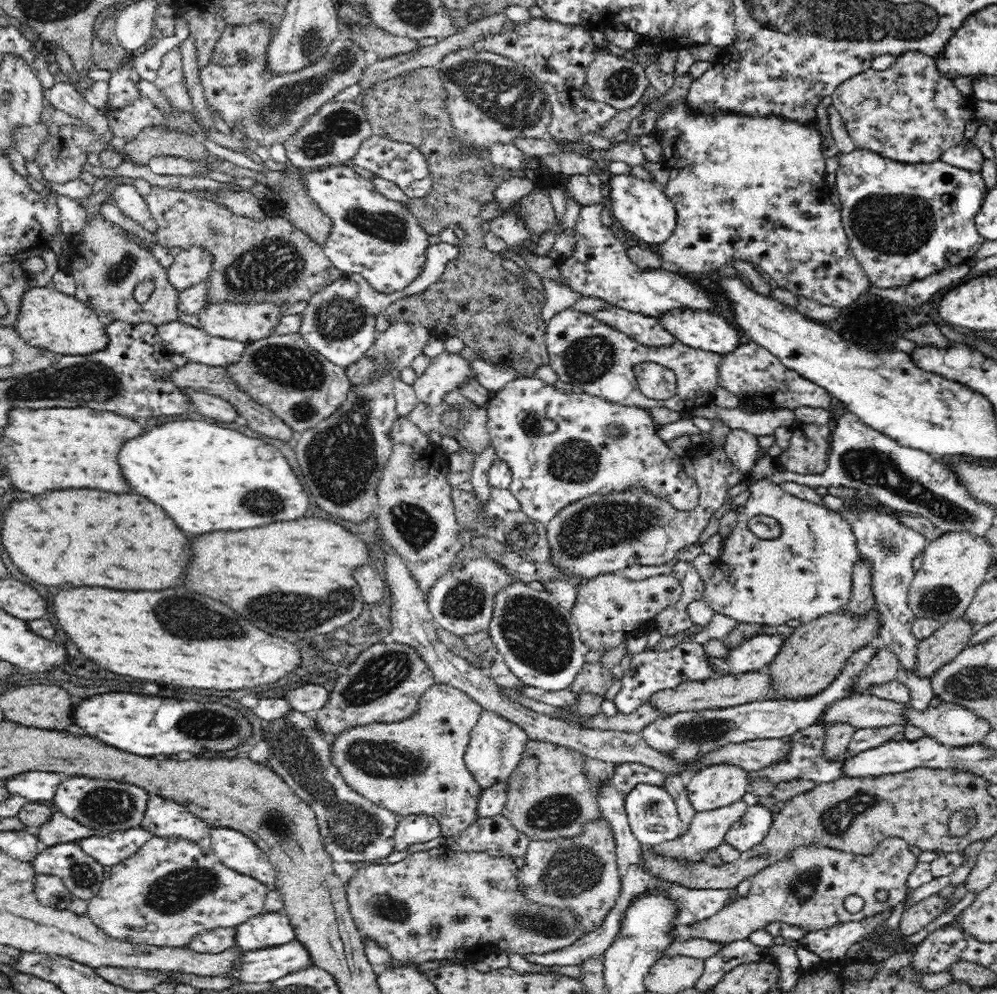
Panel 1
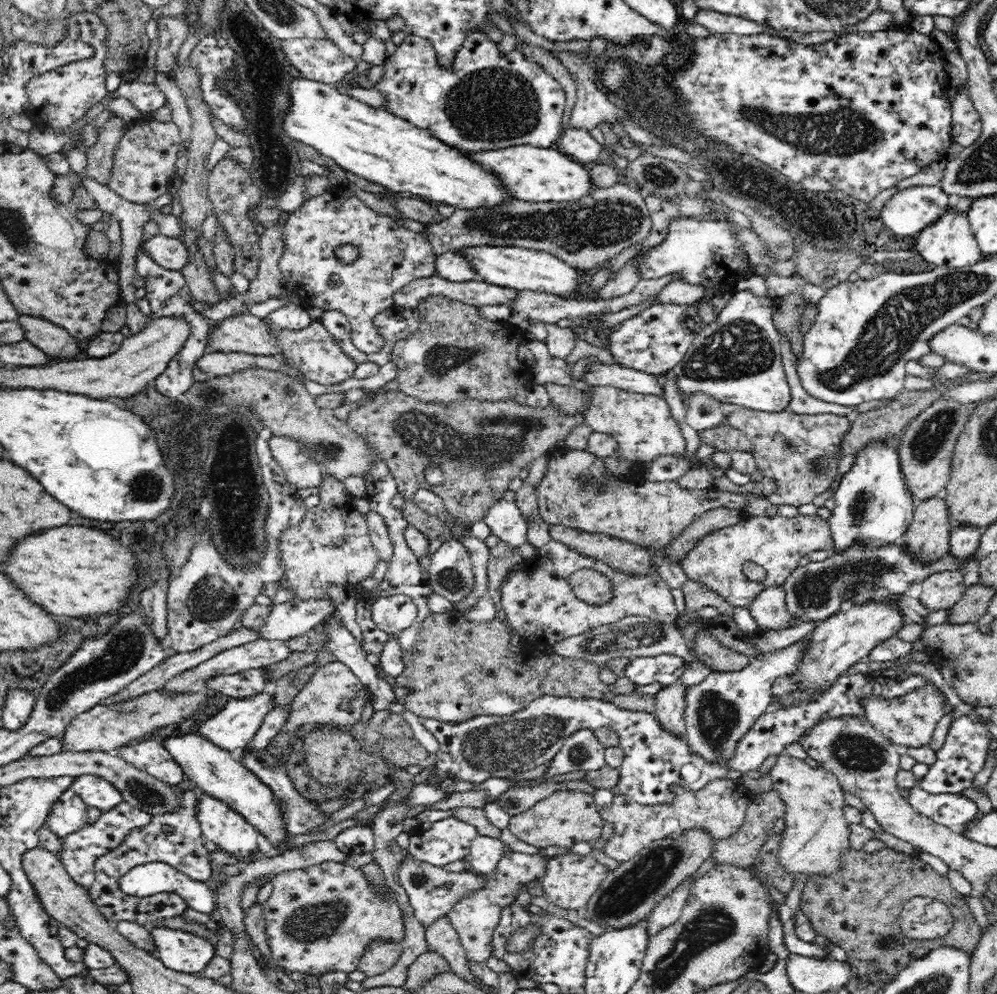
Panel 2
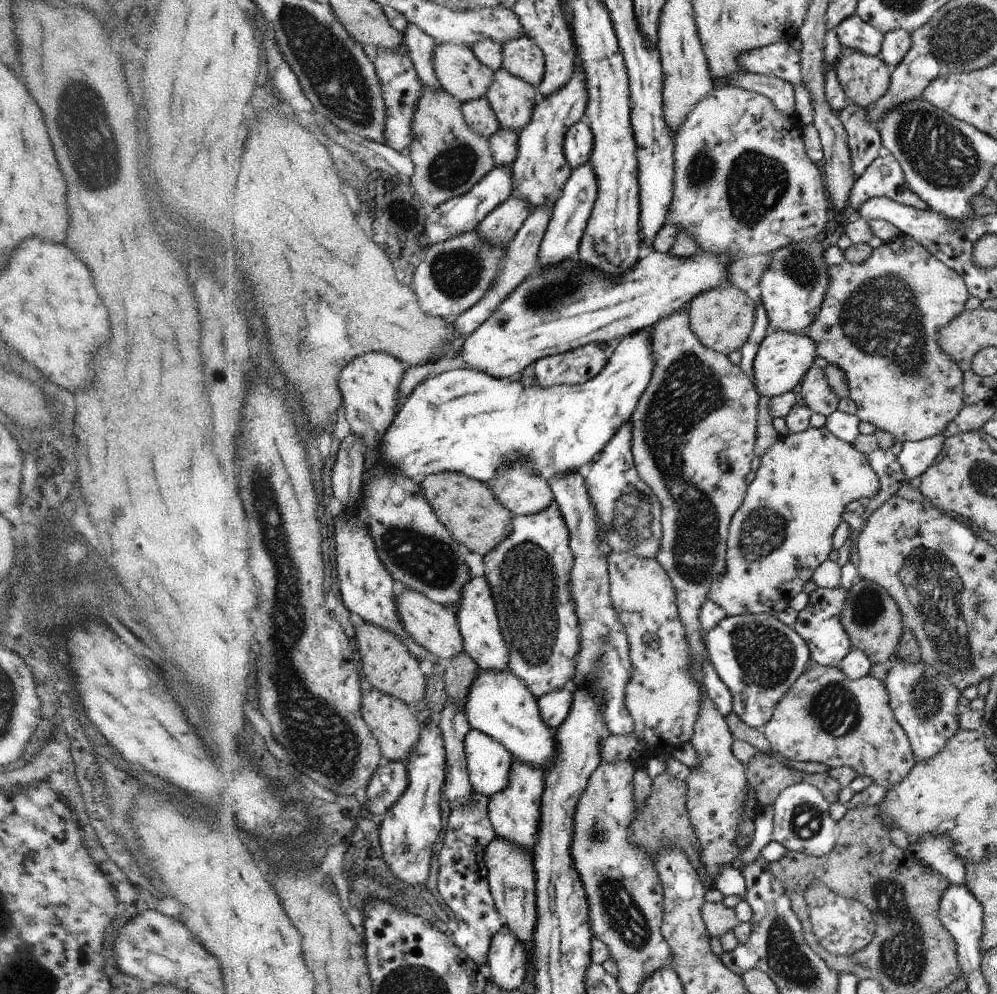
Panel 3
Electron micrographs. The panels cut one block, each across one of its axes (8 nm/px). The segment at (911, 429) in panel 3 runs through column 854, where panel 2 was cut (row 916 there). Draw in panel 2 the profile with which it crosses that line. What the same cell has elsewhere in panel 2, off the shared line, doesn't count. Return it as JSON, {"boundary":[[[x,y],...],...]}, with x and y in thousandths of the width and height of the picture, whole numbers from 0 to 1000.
{"boundary":[[[325,867],[305,874],[283,876],[272,884],[273,898],[262,909],[267,927],[266,939],[275,972],[289,979],[321,982],[329,978],[355,978],[371,948],[388,946],[401,949],[405,944],[405,923],[395,898],[387,889],[373,890],[362,874],[343,867]]]}

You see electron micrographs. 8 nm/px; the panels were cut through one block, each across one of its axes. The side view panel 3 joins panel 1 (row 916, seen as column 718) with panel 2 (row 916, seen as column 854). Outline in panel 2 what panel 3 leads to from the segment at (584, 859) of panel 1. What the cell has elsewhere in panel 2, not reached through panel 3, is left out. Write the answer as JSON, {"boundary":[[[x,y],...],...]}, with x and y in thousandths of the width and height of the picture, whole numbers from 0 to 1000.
{"boundary":[[[517,856],[508,858],[508,861],[499,867],[499,872],[495,879],[483,879],[485,884],[487,884],[487,891],[481,893],[481,895],[471,897],[467,903],[463,903],[459,909],[455,909],[455,913],[447,920],[450,930],[453,931],[453,934],[457,935],[457,940],[461,943],[461,948],[465,951],[466,958],[471,966],[485,968],[487,964],[495,962],[495,952],[491,952],[491,948],[493,948],[493,938],[495,938],[495,934],[499,934],[499,926],[503,926],[504,913],[517,909],[520,893],[524,889],[528,889],[528,887],[532,887],[536,883],[546,883],[548,881],[551,874],[551,863],[544,862],[541,859],[534,860]]]}

